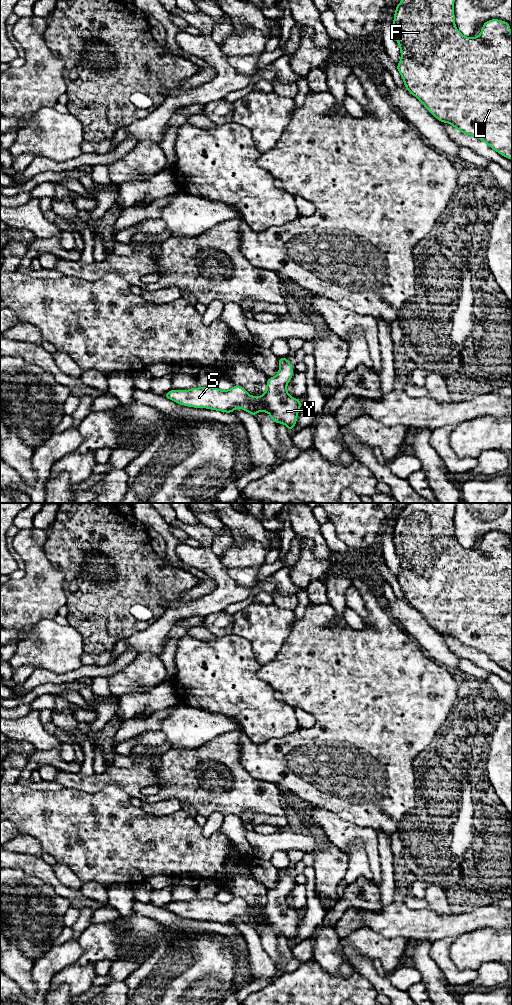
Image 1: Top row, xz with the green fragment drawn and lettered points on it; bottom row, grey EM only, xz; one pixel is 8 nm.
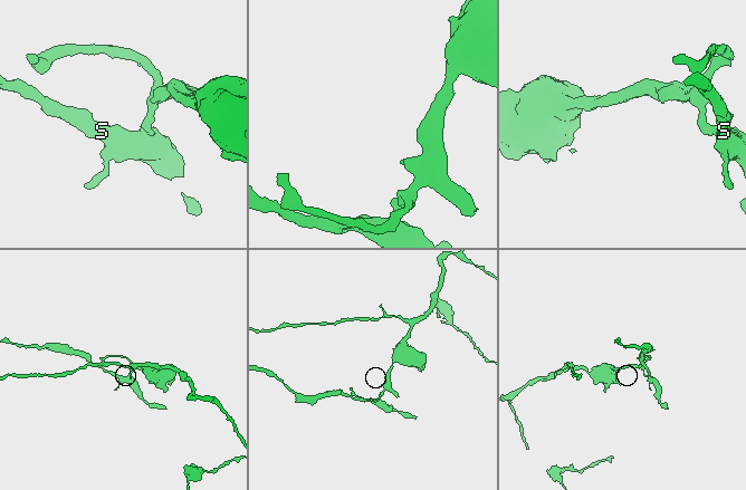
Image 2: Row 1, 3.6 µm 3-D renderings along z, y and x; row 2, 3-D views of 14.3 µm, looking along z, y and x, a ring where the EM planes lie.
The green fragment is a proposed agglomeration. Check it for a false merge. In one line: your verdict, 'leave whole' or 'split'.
split

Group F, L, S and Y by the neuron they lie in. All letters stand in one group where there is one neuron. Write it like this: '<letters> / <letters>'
F L / S Y

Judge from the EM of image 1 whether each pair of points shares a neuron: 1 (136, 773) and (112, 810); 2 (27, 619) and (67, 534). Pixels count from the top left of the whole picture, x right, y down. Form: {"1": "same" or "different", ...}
{"1": "different", "2": "different"}

